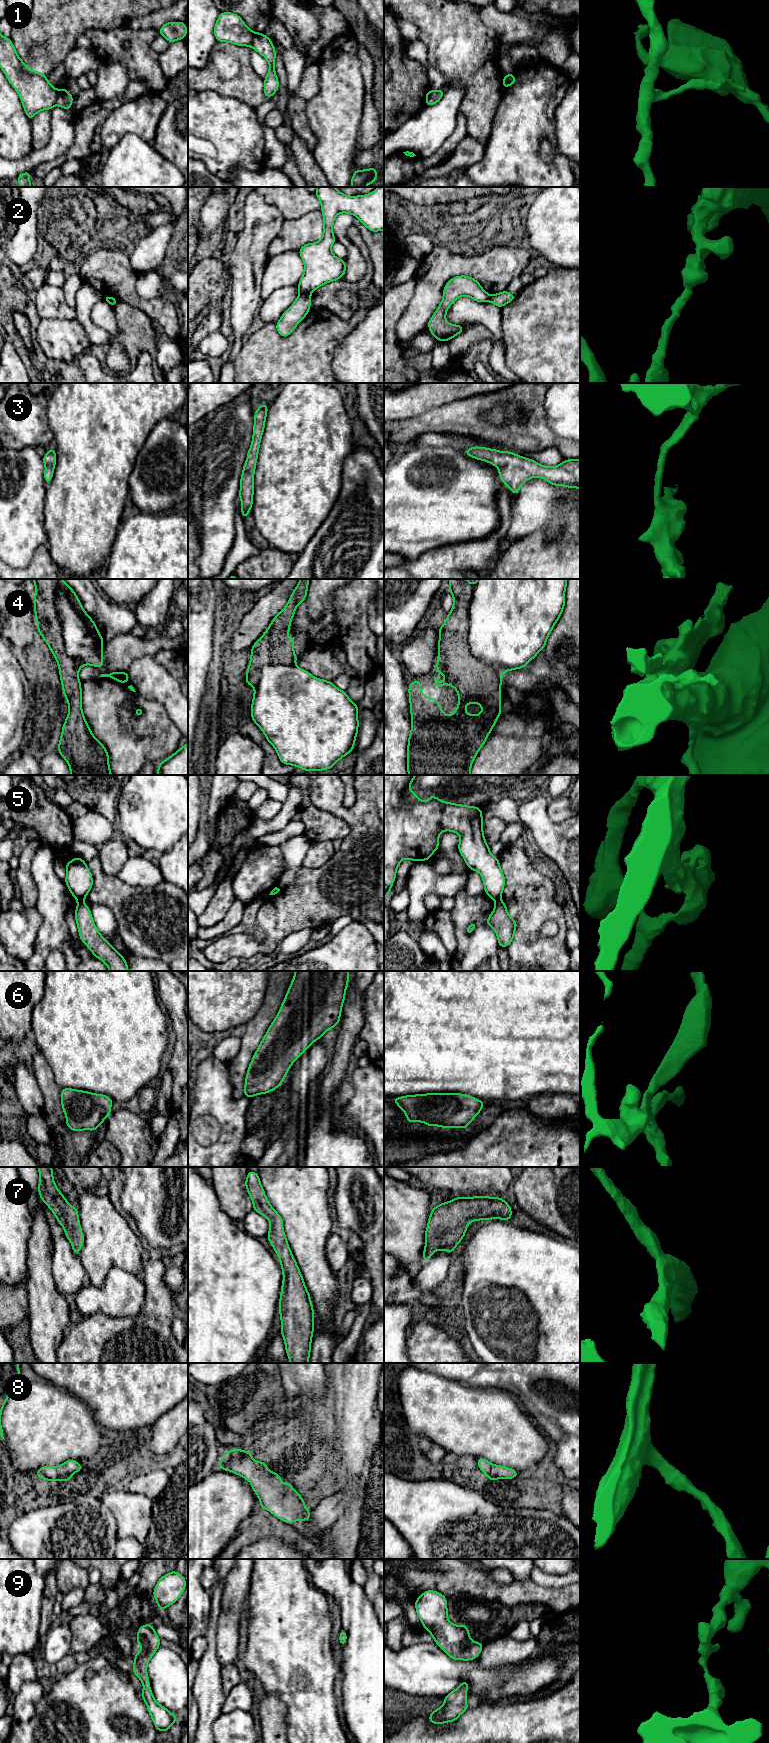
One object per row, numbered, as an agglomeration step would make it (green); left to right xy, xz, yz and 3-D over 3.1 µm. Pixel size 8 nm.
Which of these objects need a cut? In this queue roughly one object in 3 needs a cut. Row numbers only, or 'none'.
1, 2, 4, 5

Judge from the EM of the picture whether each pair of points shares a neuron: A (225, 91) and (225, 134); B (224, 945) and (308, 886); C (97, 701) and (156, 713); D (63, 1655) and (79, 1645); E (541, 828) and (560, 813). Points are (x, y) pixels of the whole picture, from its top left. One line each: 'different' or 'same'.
A: different
B: same
C: same
D: different
E: different

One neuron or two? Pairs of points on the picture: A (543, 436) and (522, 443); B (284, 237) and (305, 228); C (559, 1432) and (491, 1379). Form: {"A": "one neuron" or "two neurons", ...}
{"A": "one neuron", "B": "one neuron", "C": "one neuron"}

